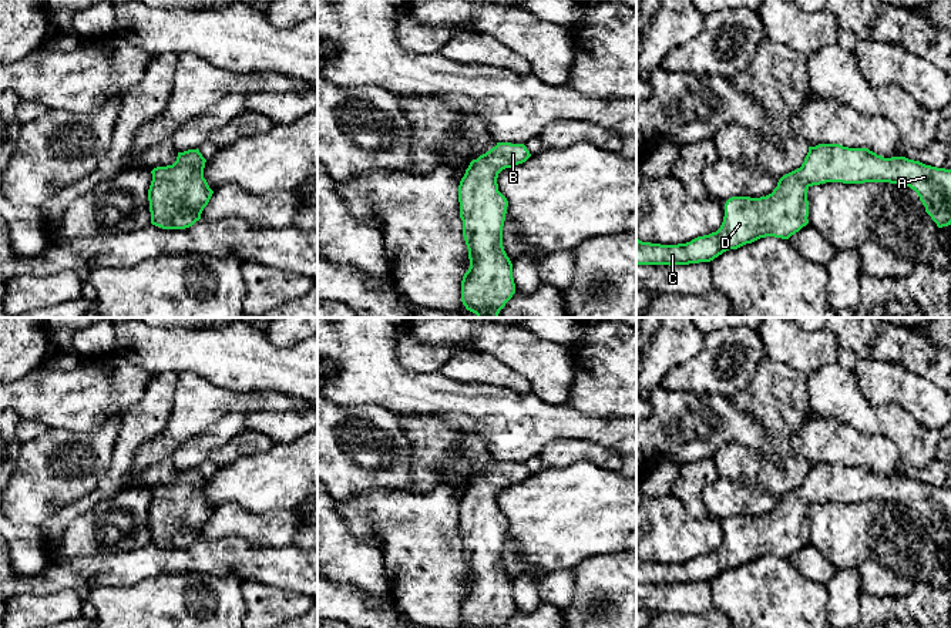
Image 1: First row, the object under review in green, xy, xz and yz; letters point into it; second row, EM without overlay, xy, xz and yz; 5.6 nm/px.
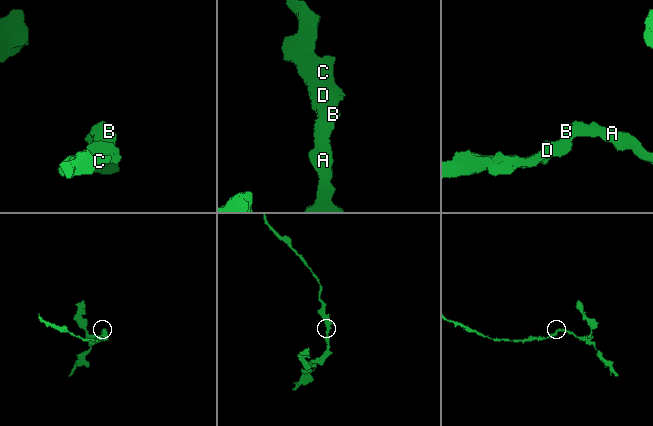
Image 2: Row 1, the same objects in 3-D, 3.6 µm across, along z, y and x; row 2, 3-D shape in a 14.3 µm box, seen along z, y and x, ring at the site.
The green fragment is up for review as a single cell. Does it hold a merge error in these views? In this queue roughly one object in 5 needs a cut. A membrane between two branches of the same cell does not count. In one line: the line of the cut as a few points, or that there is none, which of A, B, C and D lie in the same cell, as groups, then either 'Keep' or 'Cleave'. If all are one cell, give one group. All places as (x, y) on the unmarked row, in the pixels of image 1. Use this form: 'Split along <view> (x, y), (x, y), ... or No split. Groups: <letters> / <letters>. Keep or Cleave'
No split. Groups: A B C D. Keep

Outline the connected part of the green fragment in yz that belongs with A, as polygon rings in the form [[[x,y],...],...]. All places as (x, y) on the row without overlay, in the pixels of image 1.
[[[819,463],[809,466],[802,486],[783,494],[772,513],[729,517],[716,551],[678,564],[636,558],[636,584],[710,581],[729,568],[760,557],[789,558],[809,543],[807,508],[826,501],[903,503],[917,511],[938,547],[951,544],[951,488],[905,476],[884,477],[868,467]]]

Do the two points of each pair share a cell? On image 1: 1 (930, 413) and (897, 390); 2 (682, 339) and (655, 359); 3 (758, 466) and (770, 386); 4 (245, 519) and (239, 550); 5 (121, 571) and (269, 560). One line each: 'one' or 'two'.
1: one
2: one
3: one
4: two
5: one

